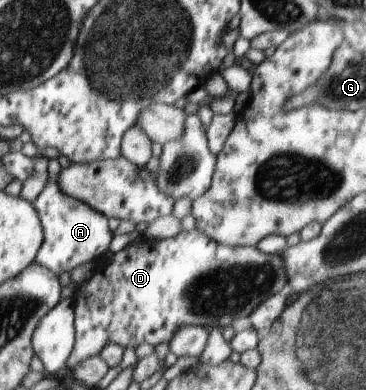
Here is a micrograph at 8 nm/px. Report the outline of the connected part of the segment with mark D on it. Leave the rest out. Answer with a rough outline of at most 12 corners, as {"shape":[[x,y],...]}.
{"shape":[[195,227],[69,291],[66,372],[107,342],[222,330],[285,293],[279,253]]}

